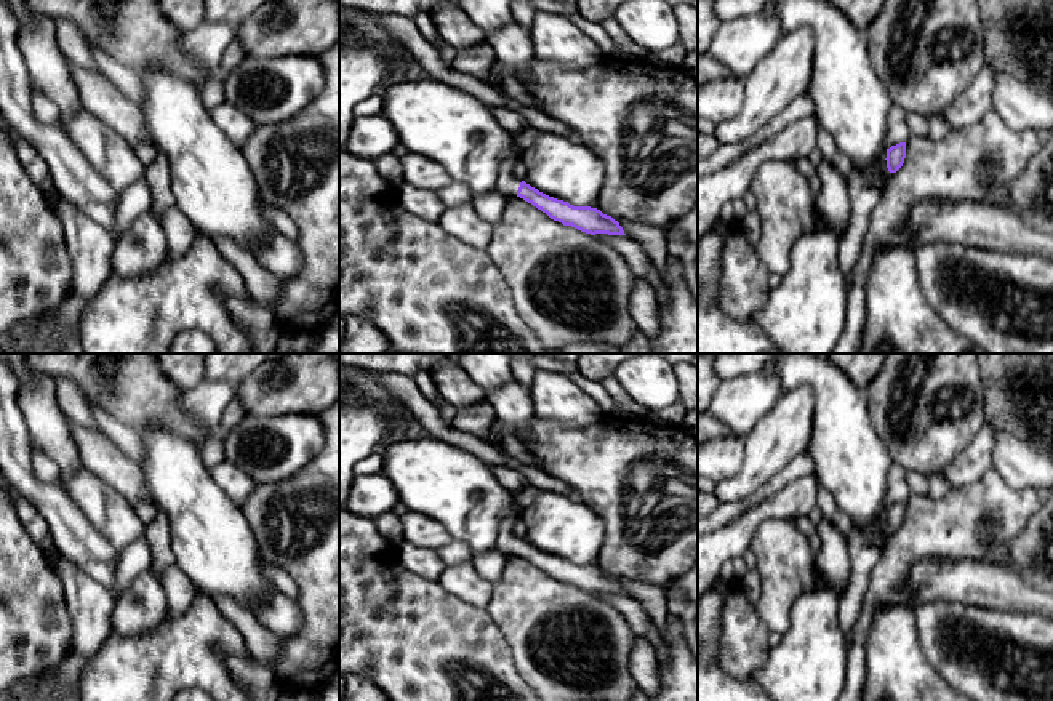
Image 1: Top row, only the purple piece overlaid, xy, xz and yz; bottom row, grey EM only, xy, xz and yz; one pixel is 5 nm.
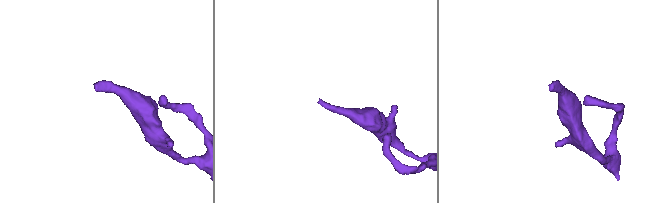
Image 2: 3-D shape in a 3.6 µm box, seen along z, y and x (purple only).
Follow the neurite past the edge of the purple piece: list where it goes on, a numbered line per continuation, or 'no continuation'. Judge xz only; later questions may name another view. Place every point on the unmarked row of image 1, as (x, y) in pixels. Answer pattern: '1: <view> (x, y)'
1: xz (508, 543)

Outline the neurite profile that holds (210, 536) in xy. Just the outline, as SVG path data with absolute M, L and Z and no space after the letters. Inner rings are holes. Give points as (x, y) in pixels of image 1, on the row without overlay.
M163 424L144 426L138 434L146 445L141 475L146 482L147 499L166 515L170 523L170 546L176 559L174 565L187 575L198 594L208 597L229 595L254 613L254 605L266 594L272 594L277 589L261 571L264 560L242 507L216 485L211 471L202 459L200 448L190 439Z

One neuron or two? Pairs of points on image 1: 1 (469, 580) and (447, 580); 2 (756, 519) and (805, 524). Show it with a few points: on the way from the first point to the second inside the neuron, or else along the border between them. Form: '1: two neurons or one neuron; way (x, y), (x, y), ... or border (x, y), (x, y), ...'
1: one neuron; way (464, 580), (452, 580)
2: two neurons; border (805, 514), (792, 519)

